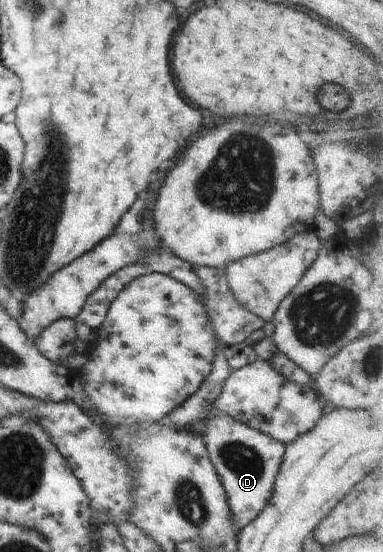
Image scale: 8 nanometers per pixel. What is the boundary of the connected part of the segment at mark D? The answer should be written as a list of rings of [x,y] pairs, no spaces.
[[[209,414],[206,419],[204,425],[201,425],[199,434],[206,445],[209,459],[222,481],[228,497],[230,515],[240,533],[261,513],[271,499],[285,446],[231,416]]]

